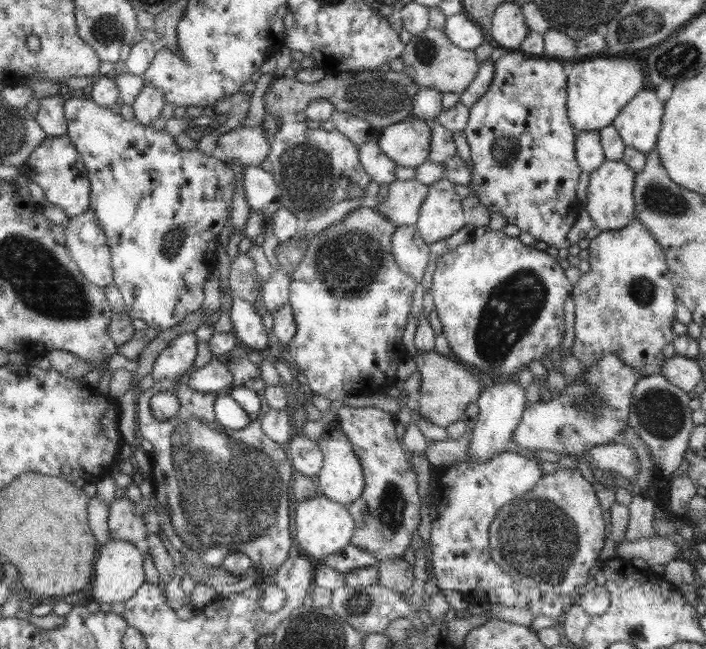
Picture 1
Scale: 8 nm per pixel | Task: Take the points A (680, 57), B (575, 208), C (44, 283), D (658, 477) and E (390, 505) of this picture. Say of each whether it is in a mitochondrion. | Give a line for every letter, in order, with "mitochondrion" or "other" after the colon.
A: mitochondrion
B: other
C: mitochondrion
D: other
E: mitochondrion

